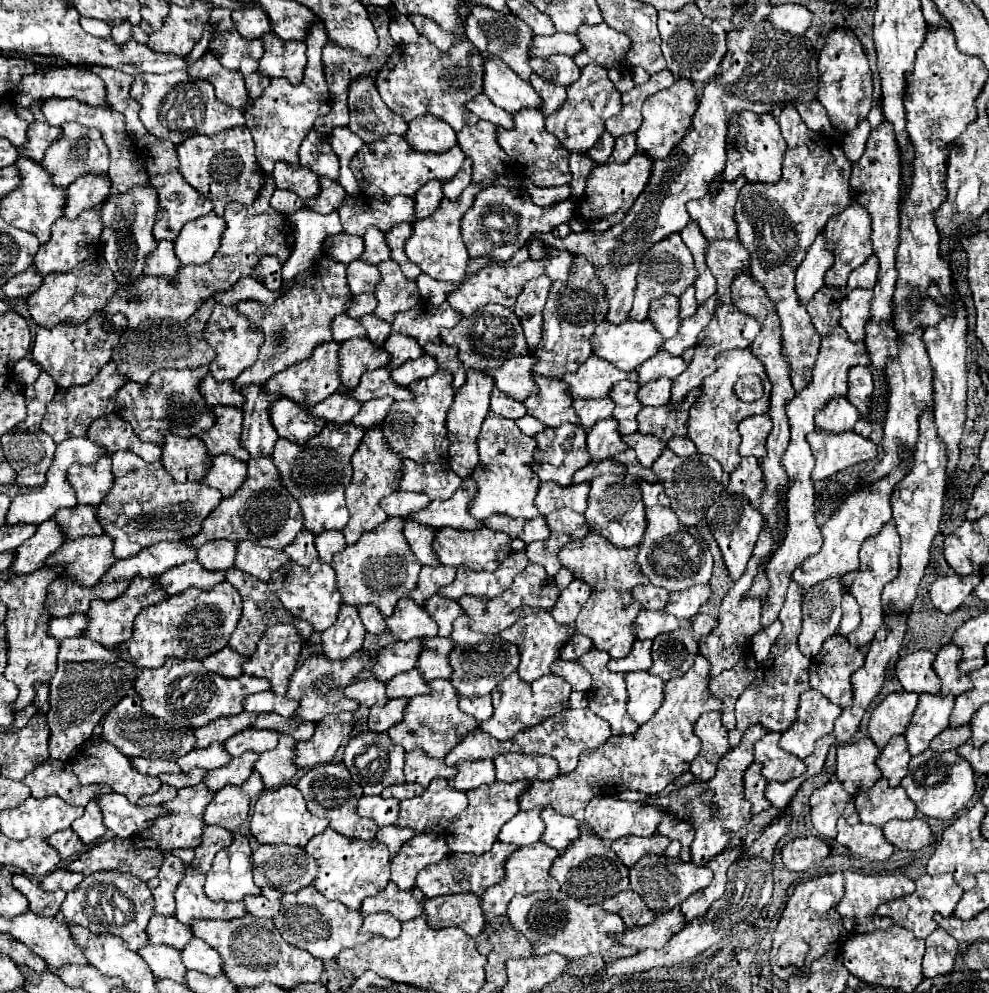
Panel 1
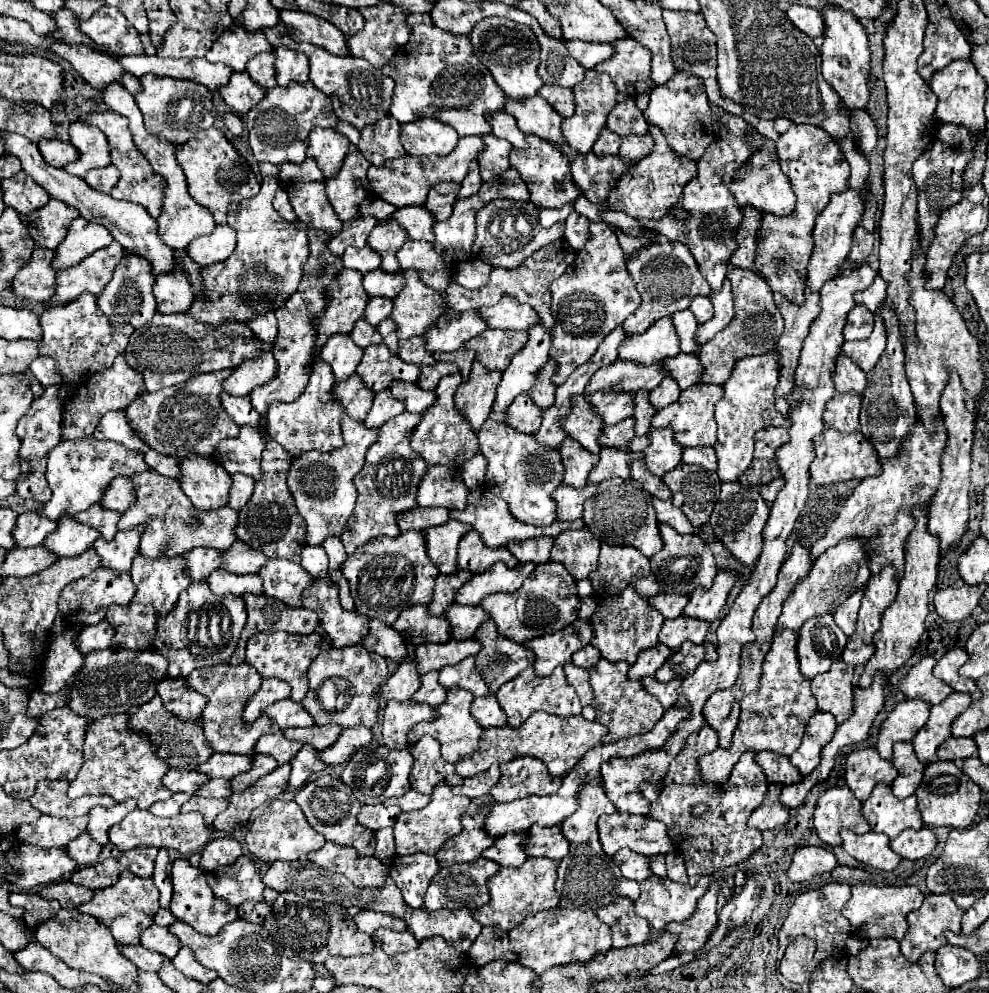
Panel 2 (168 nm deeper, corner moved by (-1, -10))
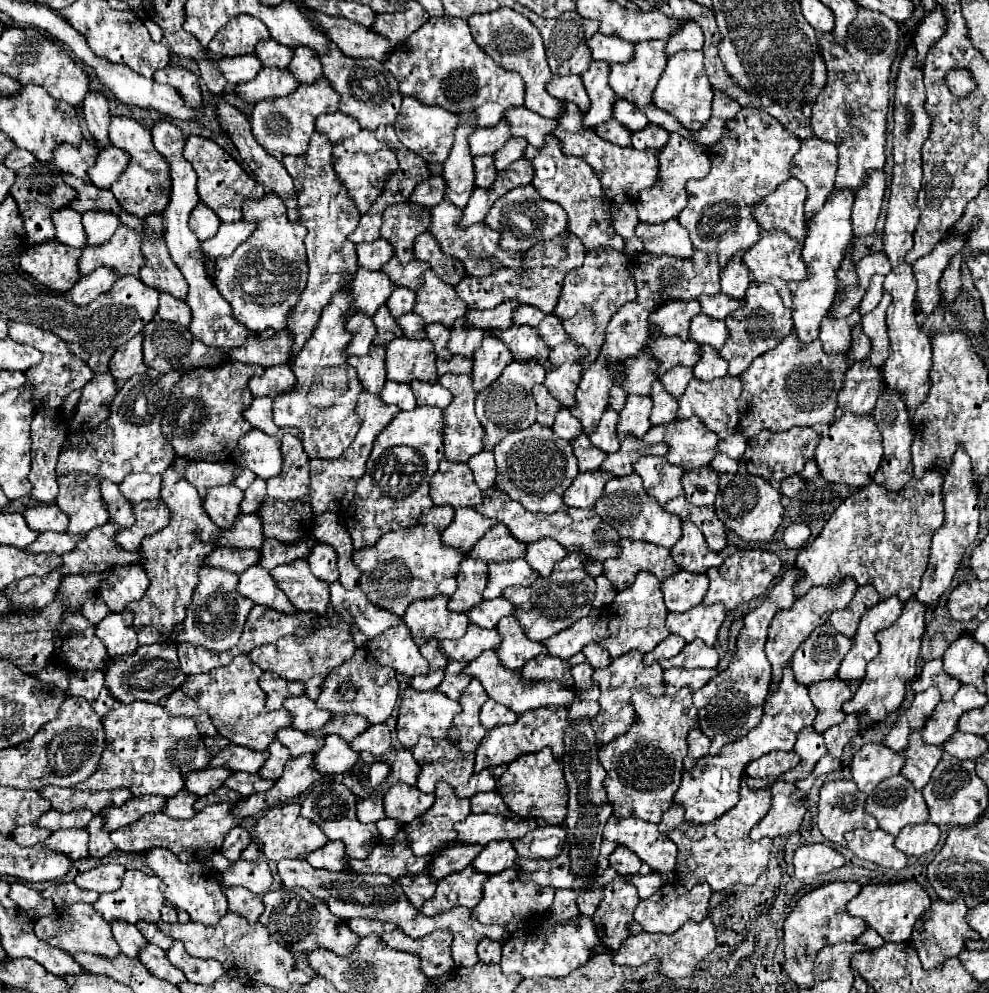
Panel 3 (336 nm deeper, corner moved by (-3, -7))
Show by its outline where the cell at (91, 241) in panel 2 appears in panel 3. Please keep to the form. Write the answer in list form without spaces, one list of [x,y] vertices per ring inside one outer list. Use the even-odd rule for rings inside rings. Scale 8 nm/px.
[[[89,211],[83,213],[83,227],[89,239],[89,245],[101,245],[105,243],[121,225],[121,219],[117,213],[111,211]]]

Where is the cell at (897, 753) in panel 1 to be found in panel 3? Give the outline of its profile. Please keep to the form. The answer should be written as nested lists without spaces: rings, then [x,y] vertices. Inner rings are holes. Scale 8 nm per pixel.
[[[913,731],[909,739],[909,747],[905,749],[905,765],[901,769],[903,777],[909,777],[917,789],[923,789],[943,757],[943,747],[925,745],[921,739],[921,731]]]

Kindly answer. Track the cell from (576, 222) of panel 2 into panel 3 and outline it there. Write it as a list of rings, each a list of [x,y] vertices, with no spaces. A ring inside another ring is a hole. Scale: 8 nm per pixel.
[[[547,137],[547,143],[543,149],[535,149],[529,145],[525,149],[523,157],[527,161],[531,161],[531,165],[535,169],[533,185],[539,191],[539,195],[549,201],[559,203],[567,211],[569,231],[575,233],[589,251],[607,245],[609,239],[615,237],[615,229],[611,223],[613,203],[609,199],[605,199],[601,181],[595,175],[595,171],[589,169],[589,163],[585,163],[581,157],[565,155],[561,151],[561,141],[553,139],[553,137]]]

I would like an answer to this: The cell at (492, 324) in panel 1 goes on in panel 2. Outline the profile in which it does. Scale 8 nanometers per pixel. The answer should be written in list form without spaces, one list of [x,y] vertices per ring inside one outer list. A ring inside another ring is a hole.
[[[485,330],[483,334],[467,340],[465,350],[475,350],[475,360],[487,370],[505,372],[511,356],[527,342],[527,332],[517,330]]]

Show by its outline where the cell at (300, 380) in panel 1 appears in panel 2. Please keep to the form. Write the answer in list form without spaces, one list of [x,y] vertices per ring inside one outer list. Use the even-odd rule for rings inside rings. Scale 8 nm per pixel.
[[[331,336],[331,340],[327,340],[319,352],[319,360],[331,366],[335,384],[347,380],[355,372],[361,356],[363,348],[359,348],[349,336]]]

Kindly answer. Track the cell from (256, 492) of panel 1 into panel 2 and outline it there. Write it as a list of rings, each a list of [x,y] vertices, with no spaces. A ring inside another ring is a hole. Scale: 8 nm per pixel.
[[[267,440],[267,446],[263,450],[263,460],[261,460],[263,478],[255,482],[255,490],[249,502],[239,510],[235,536],[237,540],[243,540],[249,548],[257,548],[259,552],[263,552],[267,558],[287,558],[291,562],[299,562],[299,552],[303,550],[305,524],[295,508],[293,496],[285,482],[291,460],[293,456],[285,448],[281,448],[273,440]]]

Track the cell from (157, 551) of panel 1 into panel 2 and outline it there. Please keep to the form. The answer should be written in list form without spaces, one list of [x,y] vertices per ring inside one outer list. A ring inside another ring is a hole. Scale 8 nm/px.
[[[193,548],[181,554],[185,558],[185,572],[193,582],[205,580],[213,570],[219,568],[219,554],[219,550],[211,548]]]

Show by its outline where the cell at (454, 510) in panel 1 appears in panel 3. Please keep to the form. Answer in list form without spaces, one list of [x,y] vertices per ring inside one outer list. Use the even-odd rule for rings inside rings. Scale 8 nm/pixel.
[[[495,487],[483,491],[483,503],[479,505],[479,513],[487,517],[495,517],[499,523],[507,525],[515,539],[523,543],[535,543],[539,539],[551,537],[559,541],[567,551],[577,551],[583,553],[595,561],[605,561],[609,557],[619,555],[619,533],[617,529],[603,521],[595,509],[567,509],[567,511],[557,511],[557,513],[531,513],[527,511],[521,503],[513,501],[505,491],[499,491]]]

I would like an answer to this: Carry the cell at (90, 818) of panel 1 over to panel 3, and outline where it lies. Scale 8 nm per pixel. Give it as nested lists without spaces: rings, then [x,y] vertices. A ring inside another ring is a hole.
[[[133,797],[121,807],[105,809],[105,813],[101,815],[105,817],[105,827],[109,831],[115,831],[119,827],[135,823],[145,813],[159,813],[163,809],[165,809],[165,797]]]

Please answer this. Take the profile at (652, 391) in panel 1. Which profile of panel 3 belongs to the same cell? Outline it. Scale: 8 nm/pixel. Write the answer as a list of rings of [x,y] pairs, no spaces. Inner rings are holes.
[[[673,367],[659,381],[665,385],[665,389],[669,389],[669,393],[681,397],[691,379],[693,379],[693,367]]]

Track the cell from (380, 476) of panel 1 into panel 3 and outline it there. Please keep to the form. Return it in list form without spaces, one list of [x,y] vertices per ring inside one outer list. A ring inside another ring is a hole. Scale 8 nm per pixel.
[[[417,407],[413,411],[399,411],[393,421],[387,425],[383,433],[379,433],[373,451],[367,461],[367,471],[357,483],[355,489],[355,499],[345,513],[345,527],[351,533],[355,549],[365,549],[375,545],[383,533],[387,531],[397,531],[405,527],[415,527],[419,525],[419,515],[425,509],[433,507],[433,501],[429,497],[429,481],[433,473],[437,471],[437,465],[443,459],[443,411],[439,407]]]

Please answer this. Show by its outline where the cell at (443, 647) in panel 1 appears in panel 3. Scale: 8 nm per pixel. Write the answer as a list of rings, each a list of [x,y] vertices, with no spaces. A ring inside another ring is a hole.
[[[493,649],[481,653],[475,661],[471,661],[465,667],[465,673],[479,679],[485,685],[485,691],[489,693],[491,699],[507,705],[517,715],[521,715],[529,709],[539,709],[539,707],[569,707],[575,699],[575,691],[569,689],[561,681],[529,681],[523,677],[521,669],[515,669],[515,671],[507,669],[505,665],[501,665],[501,661],[497,659],[497,653]]]

